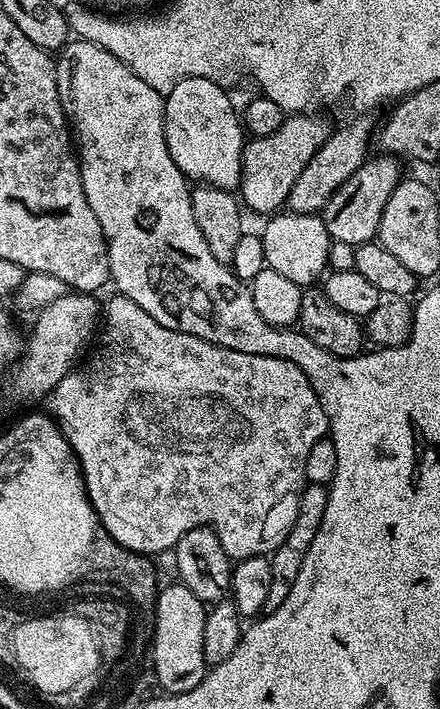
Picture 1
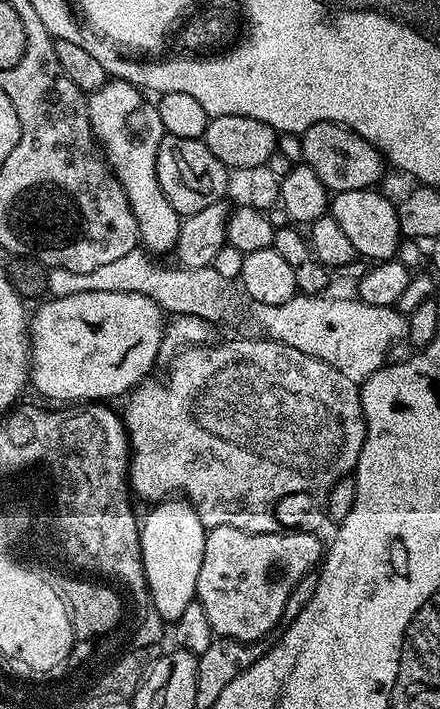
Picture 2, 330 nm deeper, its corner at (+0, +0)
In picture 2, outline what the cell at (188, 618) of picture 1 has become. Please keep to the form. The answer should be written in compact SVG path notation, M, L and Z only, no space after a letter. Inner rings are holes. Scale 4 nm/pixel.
M169 498L151 505L140 524L140 549L151 599L196 600L198 570L206 550L206 529L192 505L183 498Z

